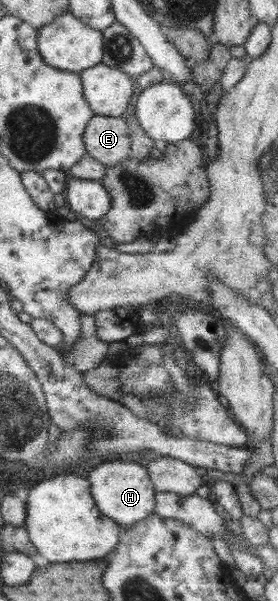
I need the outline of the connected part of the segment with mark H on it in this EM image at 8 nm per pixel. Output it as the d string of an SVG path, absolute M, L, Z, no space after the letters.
M106 462L90 468L86 474L91 483L91 492L99 509L122 527L135 525L151 516L156 508L156 488L148 469L136 462Z

